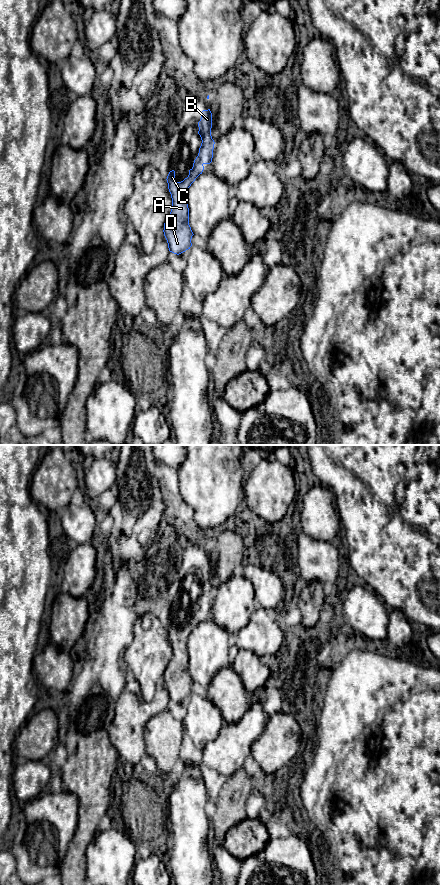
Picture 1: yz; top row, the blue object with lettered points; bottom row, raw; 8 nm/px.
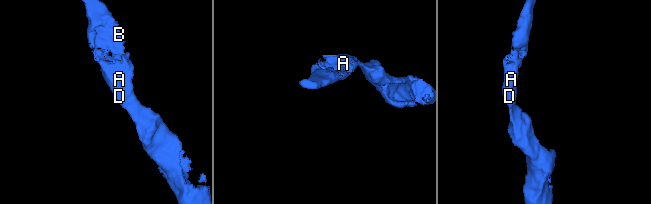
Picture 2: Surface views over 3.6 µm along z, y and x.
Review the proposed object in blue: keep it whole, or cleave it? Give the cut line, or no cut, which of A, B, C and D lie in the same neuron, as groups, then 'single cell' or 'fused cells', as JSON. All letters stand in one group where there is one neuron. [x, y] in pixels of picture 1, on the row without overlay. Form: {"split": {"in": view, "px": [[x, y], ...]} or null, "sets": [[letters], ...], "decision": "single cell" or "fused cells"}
{"split": null, "sets": [["A", "B", "C", "D"]], "decision": "single cell"}

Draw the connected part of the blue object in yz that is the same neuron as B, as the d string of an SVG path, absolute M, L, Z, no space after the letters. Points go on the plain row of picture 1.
M210 557L201 560L198 570L198 582L202 591L199 601L194 608L189 623L181 630L175 629L175 619L172 618L167 624L168 637L172 646L172 657L164 671L164 684L168 691L169 699L181 702L192 694L191 687L194 683L189 673L189 656L187 640L195 627L202 622L204 612L210 612L213 606L214 588L211 584L212 561Z

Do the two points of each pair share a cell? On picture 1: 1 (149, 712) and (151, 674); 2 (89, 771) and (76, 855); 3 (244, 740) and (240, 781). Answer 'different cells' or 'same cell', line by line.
1: different cells
2: same cell
3: different cells

